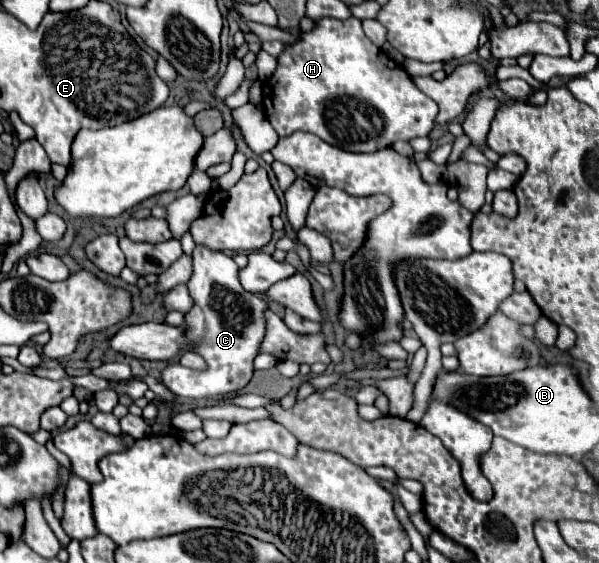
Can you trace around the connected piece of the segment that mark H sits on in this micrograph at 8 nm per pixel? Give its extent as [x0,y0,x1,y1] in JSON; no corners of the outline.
[264,17,438,153]

